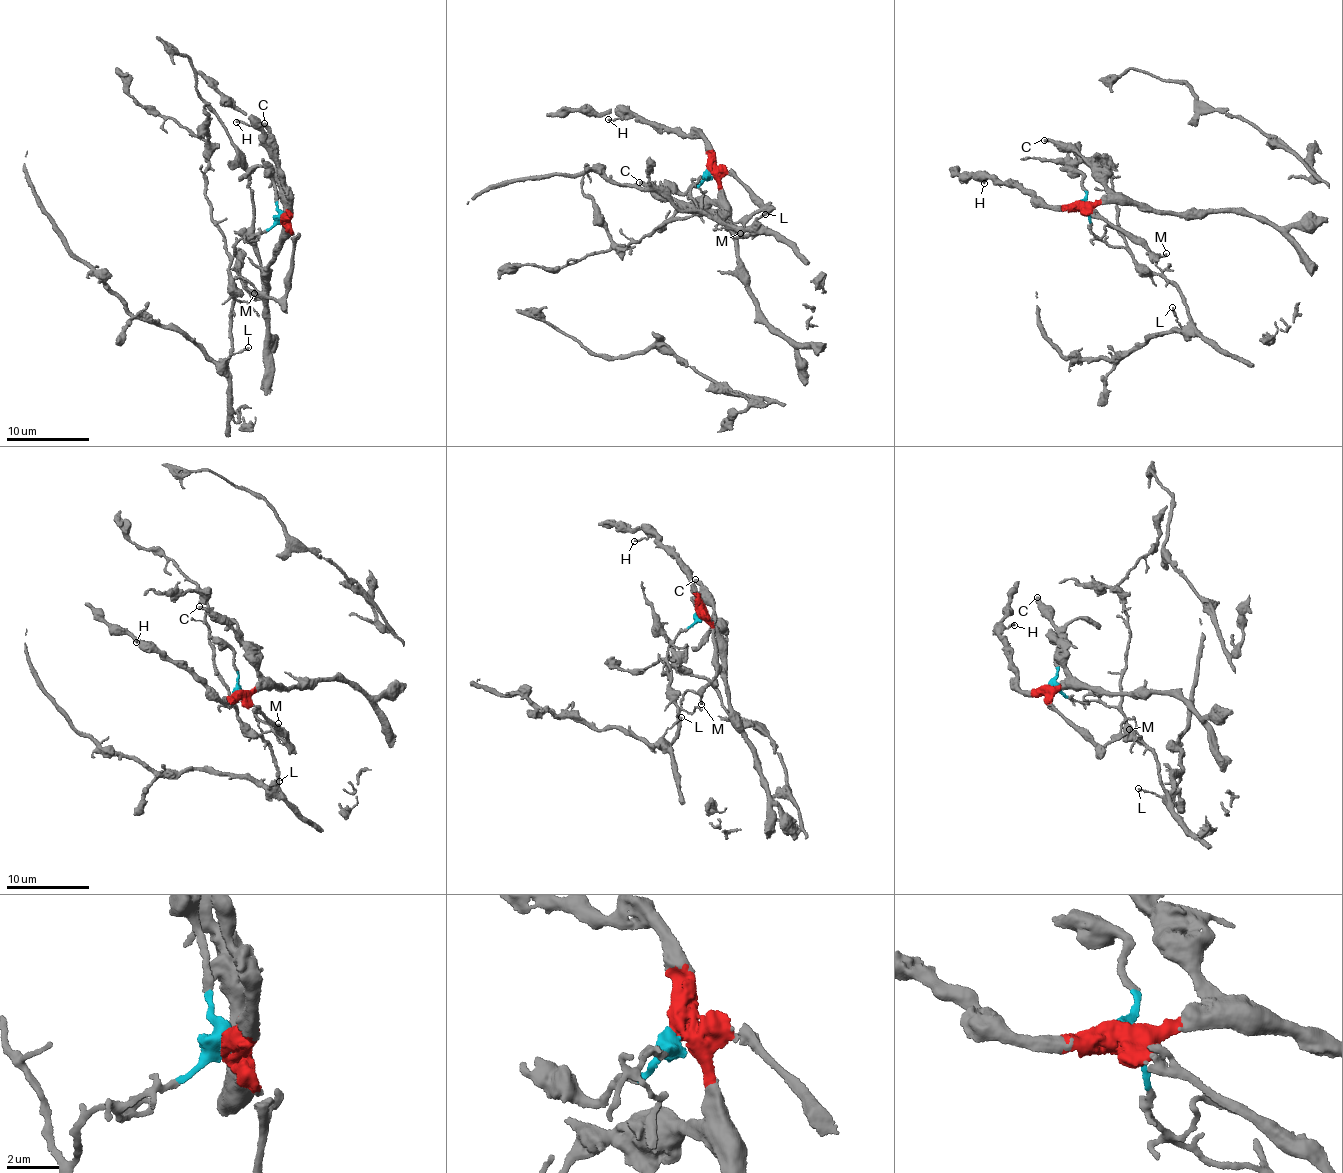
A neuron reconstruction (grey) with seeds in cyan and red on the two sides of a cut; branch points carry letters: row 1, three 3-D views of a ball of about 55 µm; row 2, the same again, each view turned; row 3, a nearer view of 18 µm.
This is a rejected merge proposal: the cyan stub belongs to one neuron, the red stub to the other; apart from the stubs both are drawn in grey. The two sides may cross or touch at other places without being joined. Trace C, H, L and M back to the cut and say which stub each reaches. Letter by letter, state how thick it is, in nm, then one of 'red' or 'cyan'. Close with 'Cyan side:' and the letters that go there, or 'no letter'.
C: calibre 320 nm; red
H: calibre 190 nm; red
L: calibre 170 nm; cyan
M: calibre 140 nm; red
Cyan side: L

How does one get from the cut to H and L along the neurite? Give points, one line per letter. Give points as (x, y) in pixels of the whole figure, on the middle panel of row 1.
H: (707, 171), (706, 141), (698, 137), (689, 138), (633, 117), (608, 119)
L: (707, 171), (708, 176), (691, 190), (696, 208), (723, 222), (738, 236), (757, 231), (755, 219), (766, 214)

